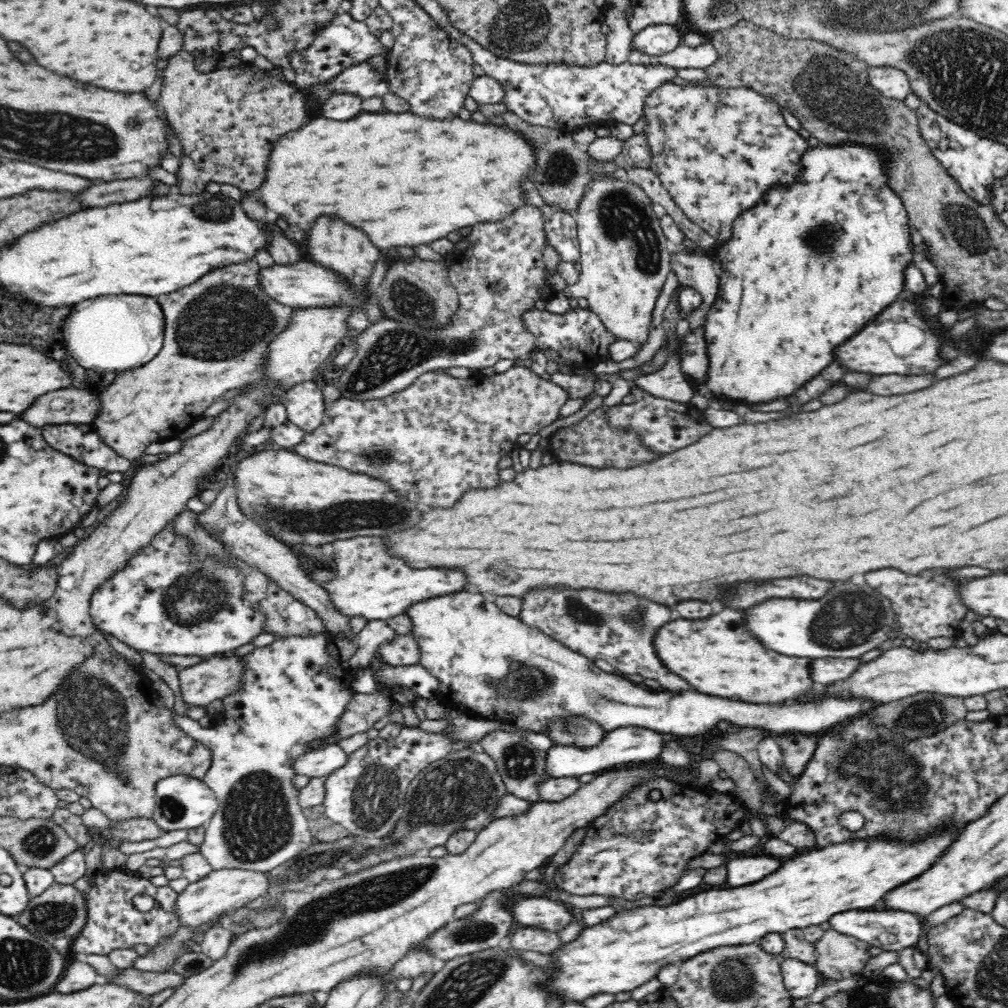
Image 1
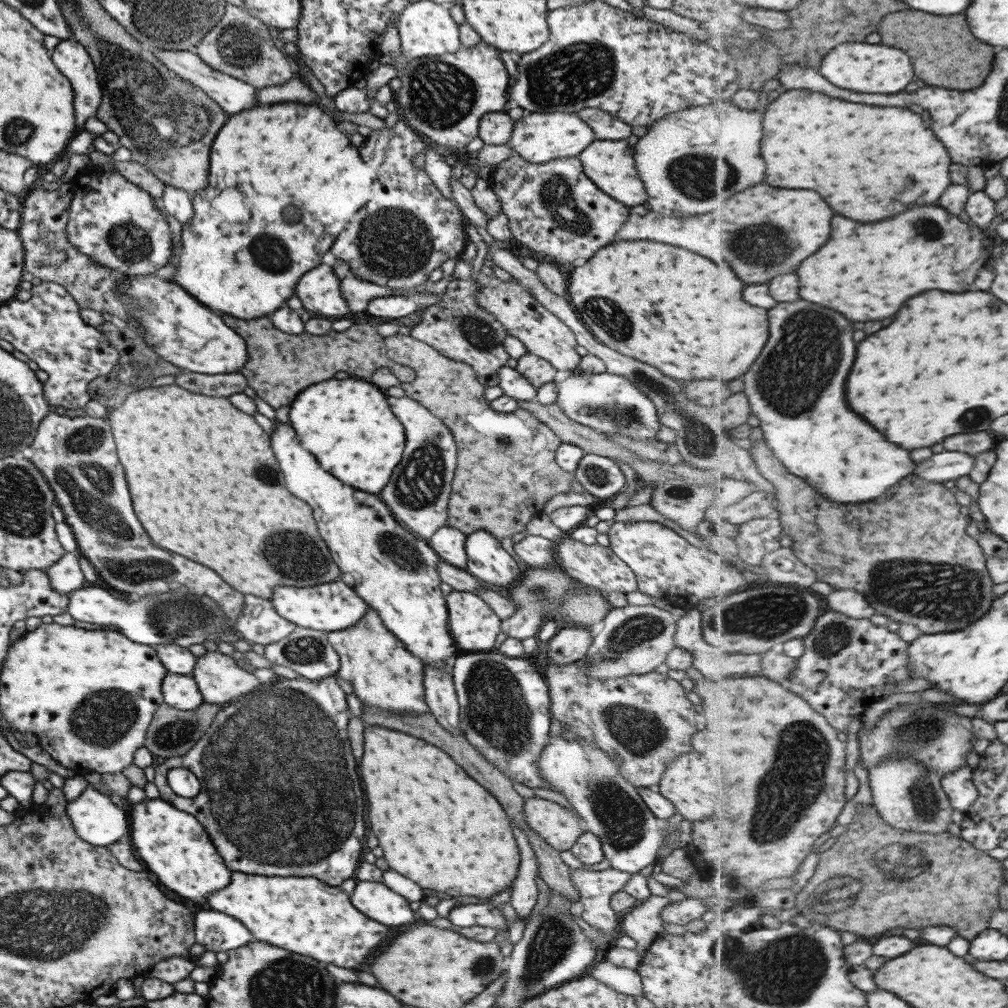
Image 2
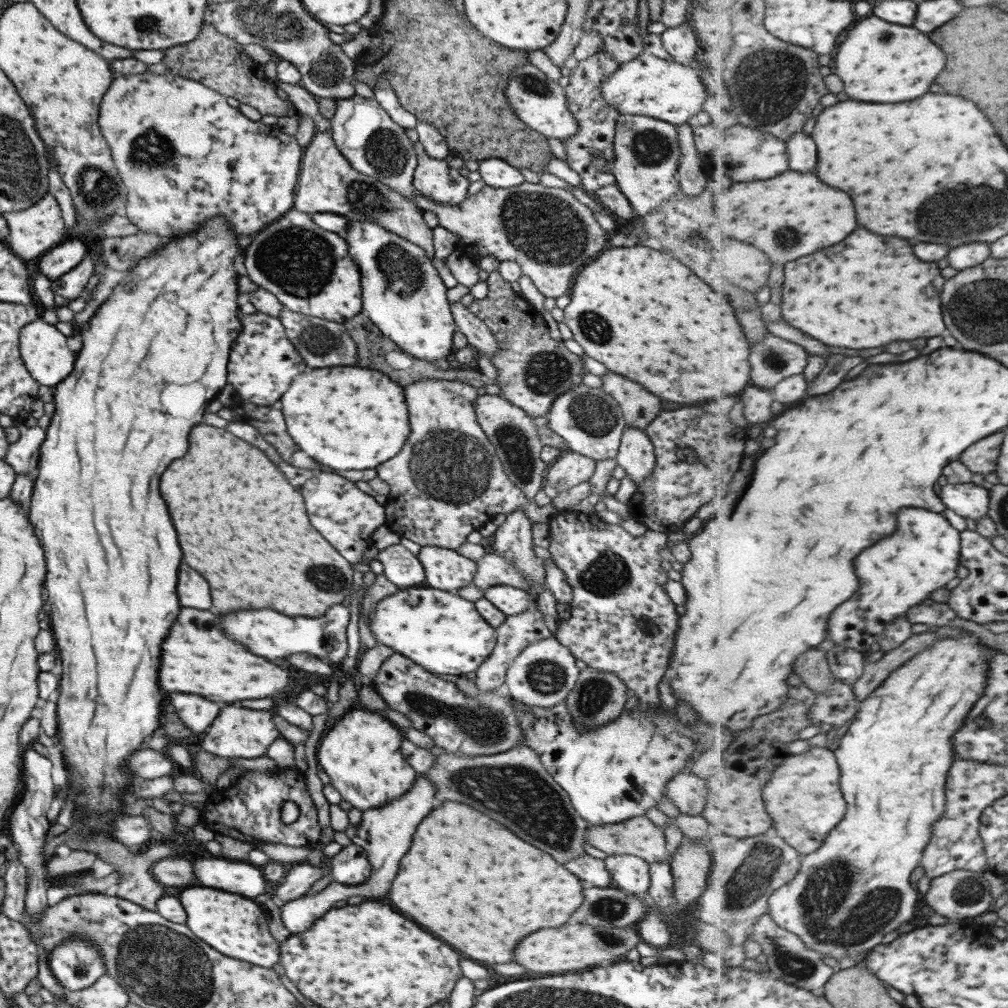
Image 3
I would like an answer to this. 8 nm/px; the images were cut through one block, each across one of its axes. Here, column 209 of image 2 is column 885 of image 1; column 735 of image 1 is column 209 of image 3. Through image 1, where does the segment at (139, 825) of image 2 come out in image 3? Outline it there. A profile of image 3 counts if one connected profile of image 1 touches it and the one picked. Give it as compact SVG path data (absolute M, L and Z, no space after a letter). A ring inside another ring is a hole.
M198 884L185 888L177 898L186 914L184 925L217 952L263 968L279 963L280 944L267 929L264 910L252 899Z

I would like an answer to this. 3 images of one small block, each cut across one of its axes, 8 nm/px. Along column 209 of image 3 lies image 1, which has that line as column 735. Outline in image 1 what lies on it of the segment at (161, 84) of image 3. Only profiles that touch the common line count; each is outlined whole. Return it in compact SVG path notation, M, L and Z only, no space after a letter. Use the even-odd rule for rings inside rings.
M666 82L662 87L654 90L644 101L646 101L645 116L648 119L644 133L646 133L648 141L650 141L650 152L652 154L649 167L662 181L662 185L668 189L671 197L680 206L684 214L720 243L726 242L731 237L733 222L737 219L737 216L748 207L753 207L768 188L772 190L774 184L780 186L782 182L794 184L796 180L802 178L799 175L801 173L800 158L807 151L806 148L810 147L812 140L805 139L798 135L798 132L788 127L780 113L780 106L770 96L762 96L750 89L680 87Z

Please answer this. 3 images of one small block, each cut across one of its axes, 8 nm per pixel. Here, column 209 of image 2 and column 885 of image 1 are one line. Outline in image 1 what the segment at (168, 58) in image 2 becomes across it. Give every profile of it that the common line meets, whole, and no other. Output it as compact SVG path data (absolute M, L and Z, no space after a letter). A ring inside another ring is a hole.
M875 67L868 69L868 81L884 98L903 101L911 93L906 74L894 68Z

